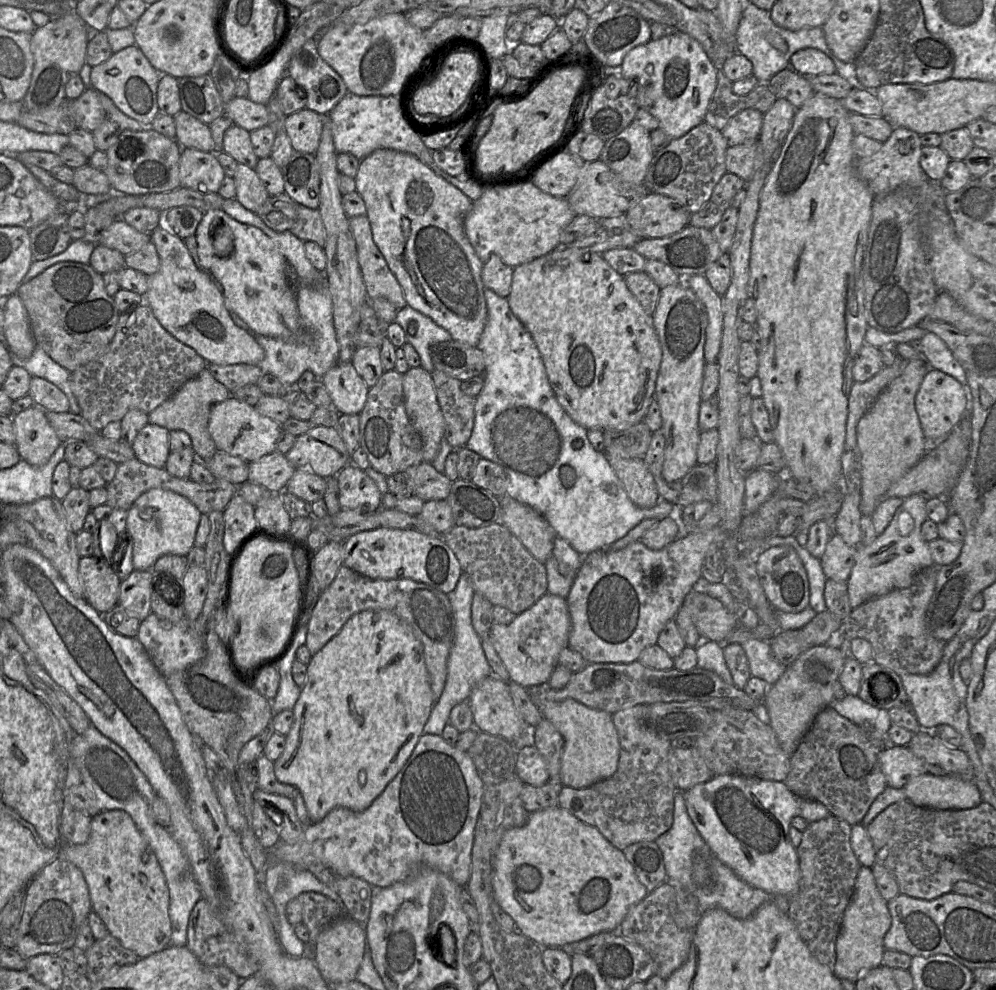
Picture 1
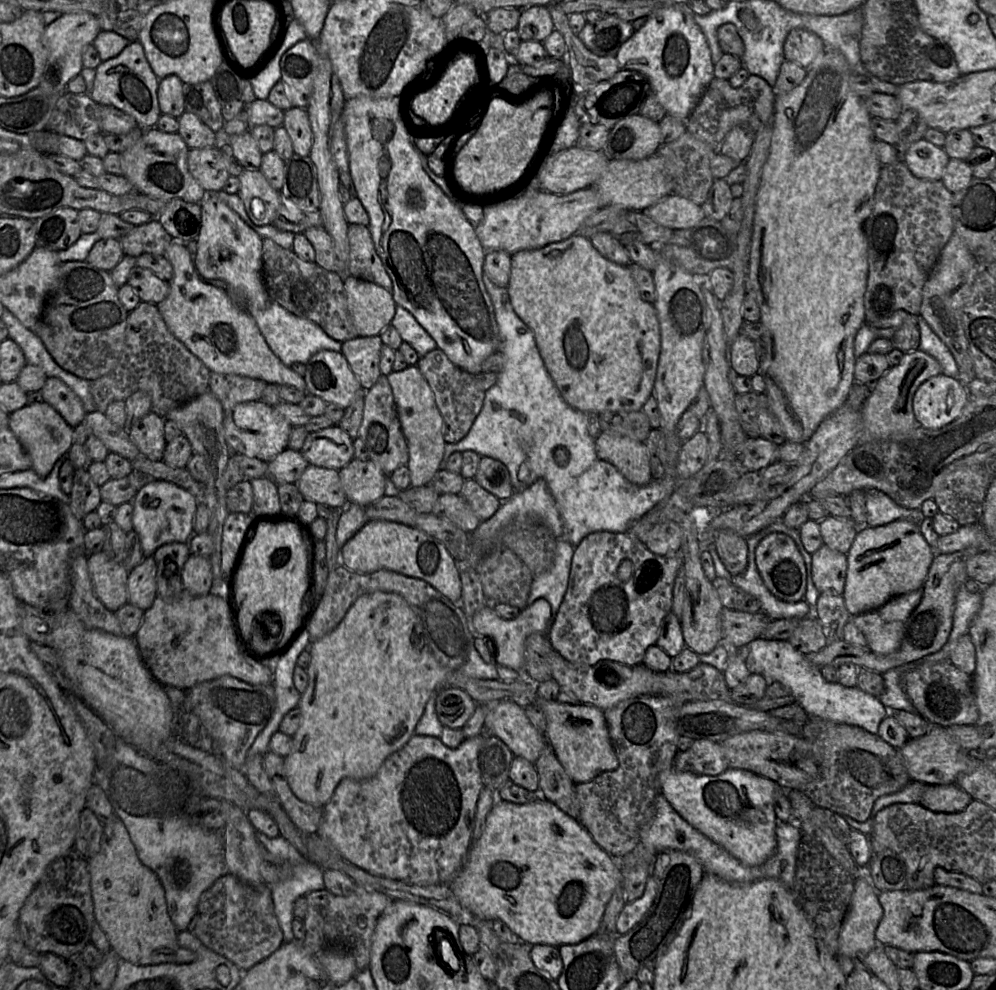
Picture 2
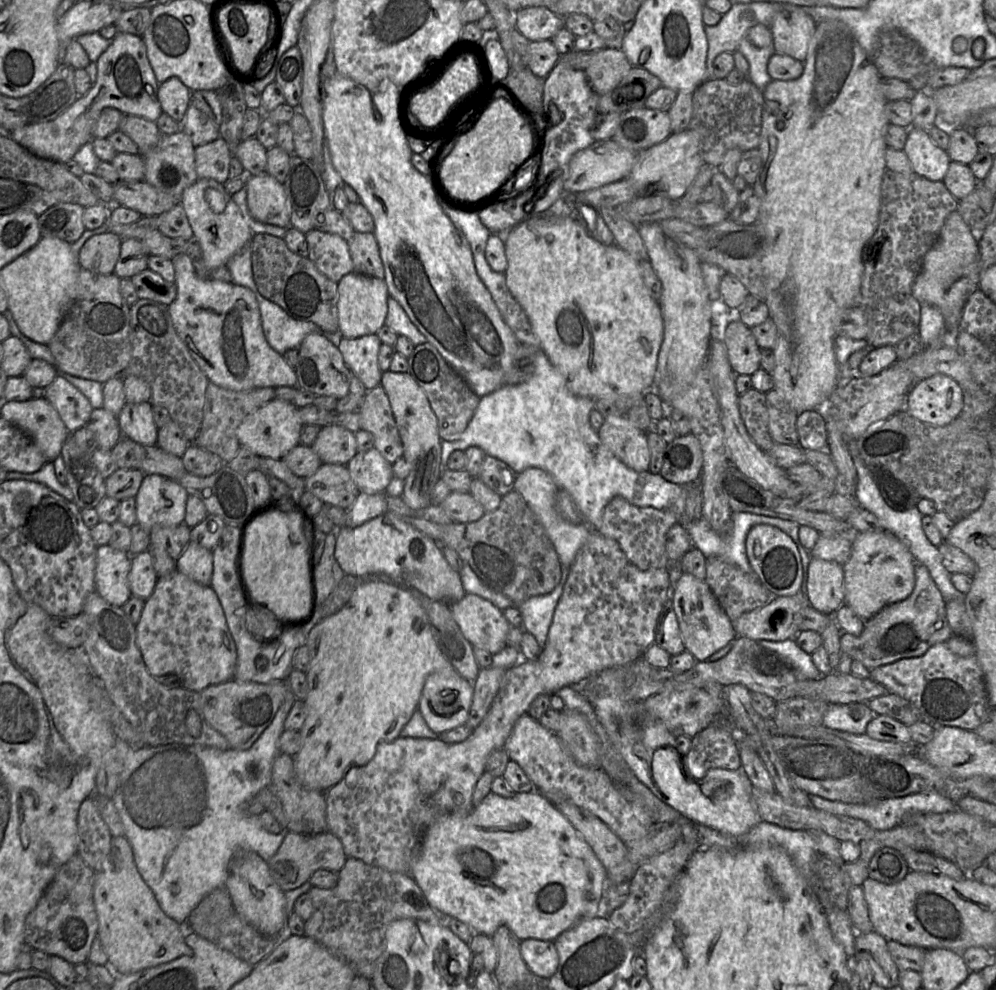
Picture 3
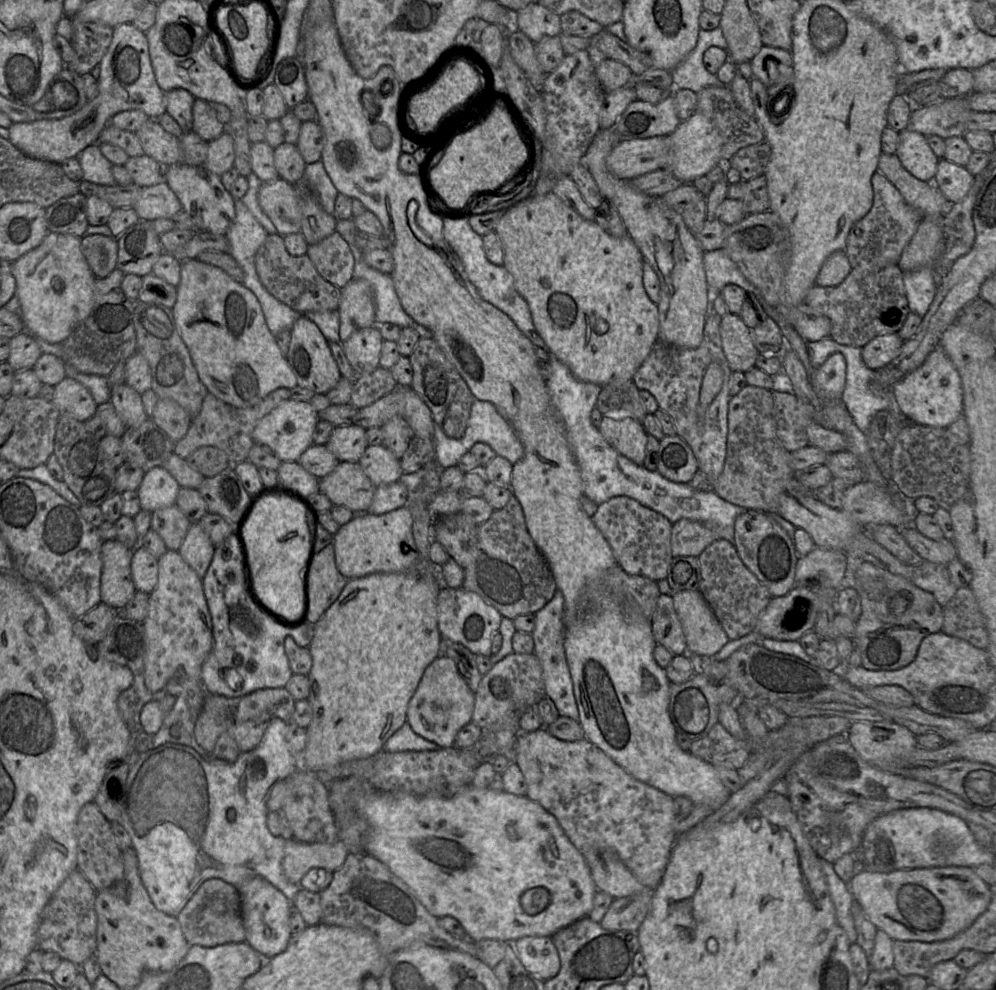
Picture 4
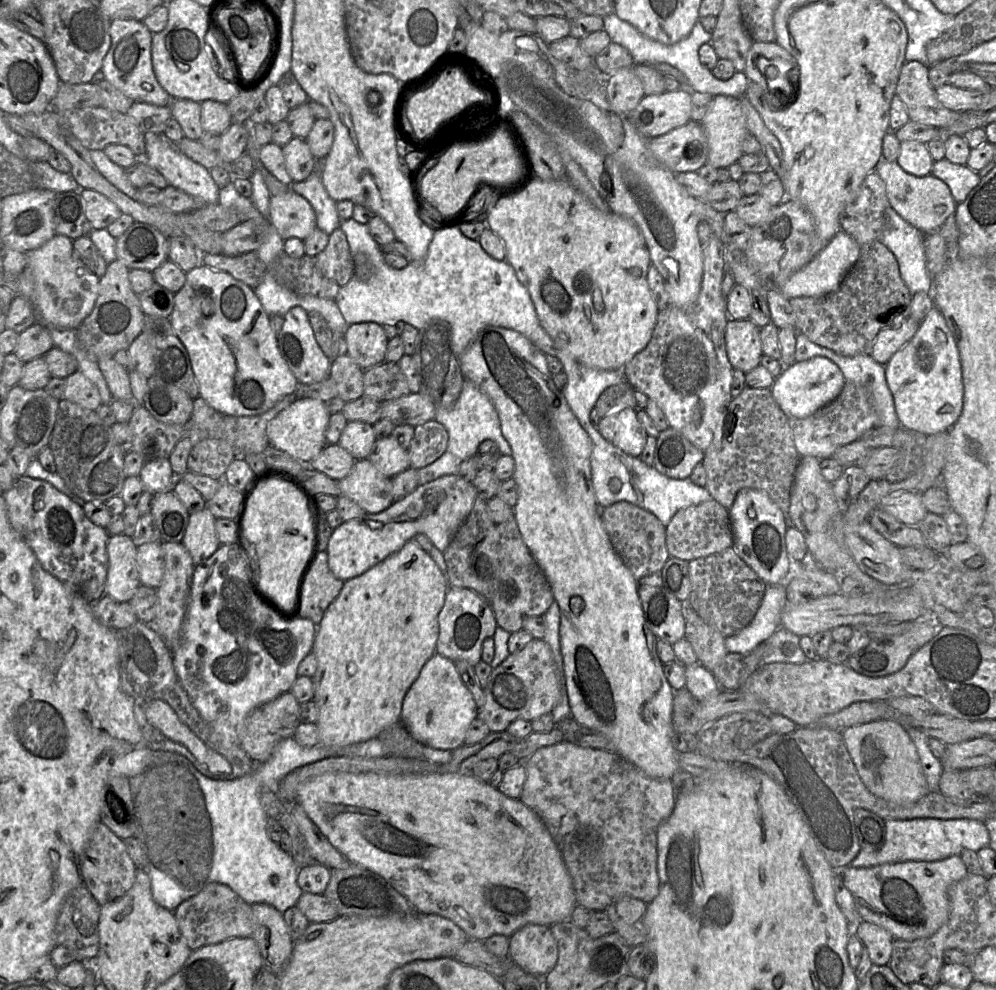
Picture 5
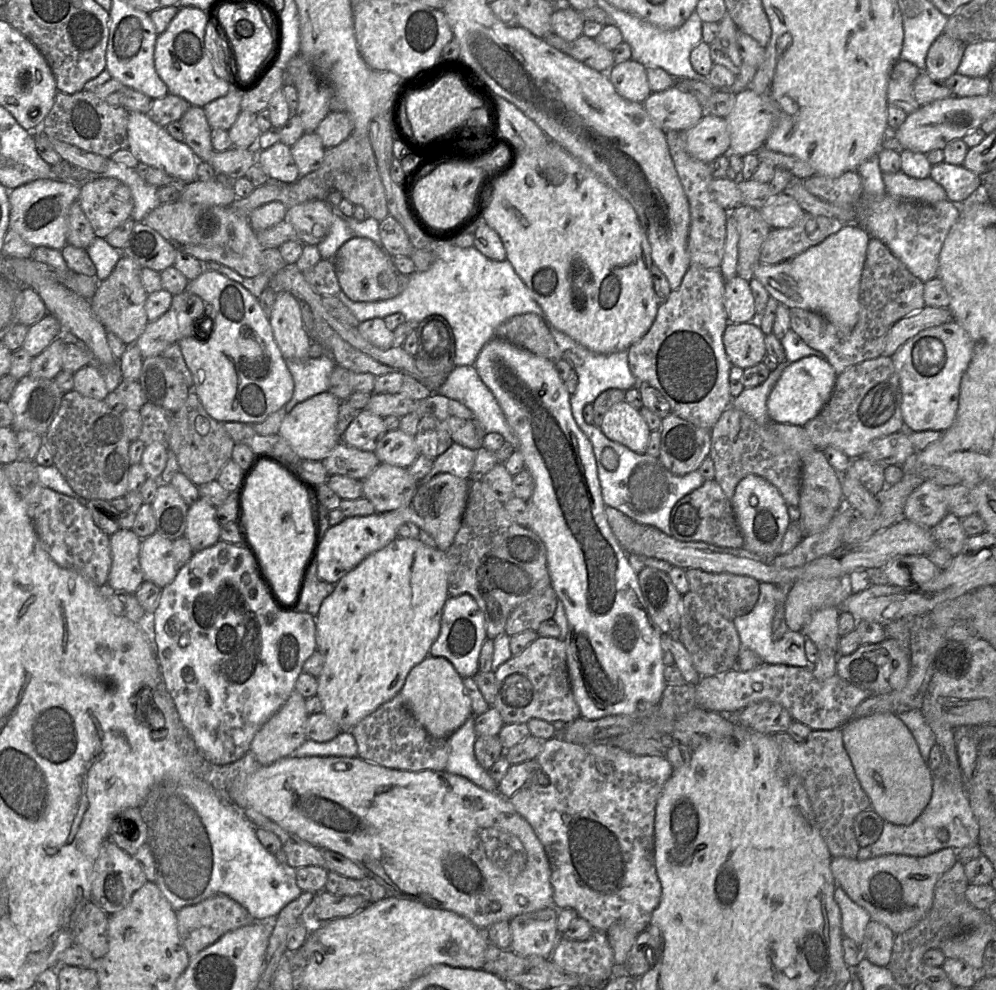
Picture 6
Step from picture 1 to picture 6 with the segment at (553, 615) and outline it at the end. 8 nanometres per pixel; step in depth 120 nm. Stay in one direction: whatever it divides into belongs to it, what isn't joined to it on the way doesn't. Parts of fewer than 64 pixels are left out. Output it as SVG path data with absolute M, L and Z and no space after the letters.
M467 593L449 596L443 607L439 635L429 649L429 656L447 659L462 678L473 677L478 672L479 655L486 639L485 616L476 600Z

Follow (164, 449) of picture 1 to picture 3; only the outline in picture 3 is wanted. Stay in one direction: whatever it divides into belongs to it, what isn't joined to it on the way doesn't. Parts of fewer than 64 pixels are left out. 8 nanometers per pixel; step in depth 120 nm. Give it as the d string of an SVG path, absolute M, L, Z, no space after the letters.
M126 402L117 418L122 437L127 437L143 446L157 445L158 428L149 402L137 404Z

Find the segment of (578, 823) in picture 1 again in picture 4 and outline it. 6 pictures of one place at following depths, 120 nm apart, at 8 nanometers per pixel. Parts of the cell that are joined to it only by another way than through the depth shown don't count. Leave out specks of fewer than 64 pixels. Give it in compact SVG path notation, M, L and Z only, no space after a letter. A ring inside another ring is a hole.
M348 777L348 778L335 780L329 784L329 803L330 803L331 810L335 816L337 825L338 827L340 827L339 830L341 830L340 839L345 843L345 845L348 847L350 852L365 852L367 854L372 855L373 857L375 857L376 859L384 863L385 865L387 865L393 874L395 874L397 877L403 880L410 887L410 889L413 891L417 899L421 902L421 904L427 909L427 911L432 916L437 918L441 918L443 916L451 916L457 919L465 929L468 939L471 939L473 941L480 941L483 939L497 939L500 941L513 943L516 939L521 938L523 936L550 936L551 937L558 930L572 924L573 922L575 922L576 920L584 916L588 916L588 914L592 909L593 898L597 892L597 888L592 878L590 868L584 856L578 851L578 849L569 840L569 838L565 834L564 830L561 828L557 819L551 813L549 813L545 808L543 808L539 803L531 800L526 795L518 796L518 795L506 792L504 790L497 791L489 787L476 788L472 785L468 785L464 789L459 791L457 794L451 797L440 797L440 796L429 796L429 795L421 796L421 795L416 795L416 794L403 792L403 791L394 791L394 792L382 791L376 788L373 788L360 777ZM360 843L363 847L363 851L358 851L358 846Z

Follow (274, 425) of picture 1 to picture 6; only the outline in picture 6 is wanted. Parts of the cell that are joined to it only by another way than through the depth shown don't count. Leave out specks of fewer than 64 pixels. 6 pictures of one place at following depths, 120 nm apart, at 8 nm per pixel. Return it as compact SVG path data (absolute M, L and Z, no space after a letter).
M328 391L300 402L284 417L278 434L300 459L322 461L341 441L336 432L340 403L341 401Z

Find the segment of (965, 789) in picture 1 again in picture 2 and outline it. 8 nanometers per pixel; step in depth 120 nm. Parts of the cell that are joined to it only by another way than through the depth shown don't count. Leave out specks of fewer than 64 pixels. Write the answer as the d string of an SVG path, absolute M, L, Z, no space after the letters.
M932 784L925 788L919 804L935 812L959 813L972 799L956 784Z

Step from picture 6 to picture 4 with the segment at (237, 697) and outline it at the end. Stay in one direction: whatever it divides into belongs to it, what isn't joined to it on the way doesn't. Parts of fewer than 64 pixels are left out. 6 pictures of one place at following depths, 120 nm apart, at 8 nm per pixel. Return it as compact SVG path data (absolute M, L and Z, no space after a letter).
M233 527L233 532L230 534L227 538L225 538L221 543L218 545L215 545L215 550L214 550L214 555L211 560L211 563L207 569L207 572L205 576L202 578L202 584L203 584L203 590L204 590L204 595L206 598L207 606L211 615L211 620L212 620L212 633L213 633L213 647L206 657L204 663L202 664L202 669L201 669L201 683L206 690L207 693L212 693L212 694L217 694L217 695L222 695L225 697L229 698L235 698L235 697L240 697L244 696L247 694L250 694L258 689L265 689L265 688L280 688L280 687L286 687L289 679L291 678L293 672L291 670L290 664L288 657L285 653L284 649L284 642L287 637L291 637L294 642L299 646L299 647L309 647L309 644L313 638L314 635L314 627L313 624L309 623L306 625L303 625L298 628L288 628L279 622L277 622L273 617L268 615L265 612L260 611L250 600L248 597L244 585L243 585L243 576L242 576L242 567L241 567L241 555L240 551L238 548L238 543L237 539L234 533L234 527Z

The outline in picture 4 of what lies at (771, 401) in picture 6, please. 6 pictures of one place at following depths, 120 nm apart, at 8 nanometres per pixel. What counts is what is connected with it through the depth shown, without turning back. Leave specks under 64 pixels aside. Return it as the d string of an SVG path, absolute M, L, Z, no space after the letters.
M836 353L831 355L820 367L809 372L811 384L823 401L841 399L846 385L846 370L845 357Z

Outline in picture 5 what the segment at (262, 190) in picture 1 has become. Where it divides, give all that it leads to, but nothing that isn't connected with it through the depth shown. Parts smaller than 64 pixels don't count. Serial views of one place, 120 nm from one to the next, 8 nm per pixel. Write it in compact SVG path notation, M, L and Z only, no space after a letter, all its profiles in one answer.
M290 190L271 196L269 223L283 240L298 238L305 241L316 228L316 215L311 204Z

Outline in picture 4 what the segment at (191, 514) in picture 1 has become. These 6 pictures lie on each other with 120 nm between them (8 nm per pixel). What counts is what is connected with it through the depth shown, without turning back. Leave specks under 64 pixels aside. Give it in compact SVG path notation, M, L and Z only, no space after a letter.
M162 466L146 471L137 489L140 508L153 512L175 505L180 486L176 479Z

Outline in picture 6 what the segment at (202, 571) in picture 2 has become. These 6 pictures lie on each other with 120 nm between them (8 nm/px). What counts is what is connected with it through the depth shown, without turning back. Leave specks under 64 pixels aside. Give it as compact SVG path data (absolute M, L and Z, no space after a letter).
M200 497L189 505L184 537L189 541L193 553L219 541L220 527L216 518L216 508L206 499Z

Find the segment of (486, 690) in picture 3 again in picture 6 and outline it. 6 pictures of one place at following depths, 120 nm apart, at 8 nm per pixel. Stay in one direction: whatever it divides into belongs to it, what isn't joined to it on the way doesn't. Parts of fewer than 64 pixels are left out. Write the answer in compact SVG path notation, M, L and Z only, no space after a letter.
M538 636L520 654L512 656L495 672L497 695L492 706L500 713L504 724L527 723L530 719L548 722L561 720L568 724L581 717L580 709L574 698L567 665L566 644L560 637Z

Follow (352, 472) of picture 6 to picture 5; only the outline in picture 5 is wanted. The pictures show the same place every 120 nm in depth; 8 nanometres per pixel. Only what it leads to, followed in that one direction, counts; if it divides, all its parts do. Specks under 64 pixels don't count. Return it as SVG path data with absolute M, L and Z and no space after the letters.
M337 443L326 445L307 465L334 480L341 480L351 471L355 459Z

